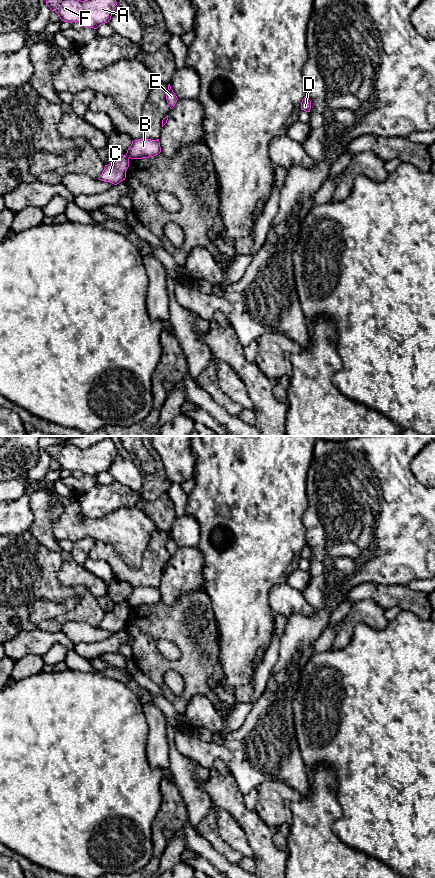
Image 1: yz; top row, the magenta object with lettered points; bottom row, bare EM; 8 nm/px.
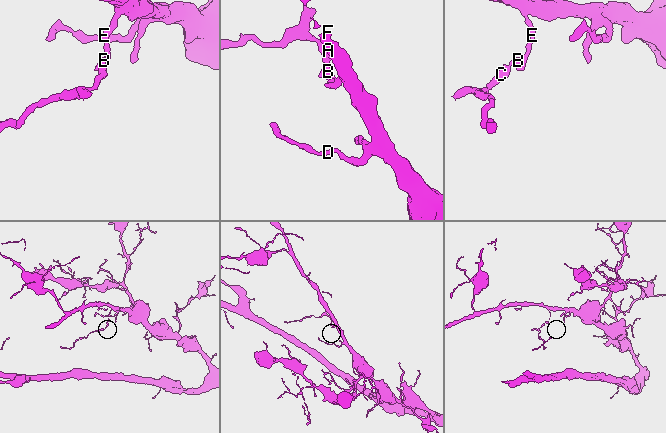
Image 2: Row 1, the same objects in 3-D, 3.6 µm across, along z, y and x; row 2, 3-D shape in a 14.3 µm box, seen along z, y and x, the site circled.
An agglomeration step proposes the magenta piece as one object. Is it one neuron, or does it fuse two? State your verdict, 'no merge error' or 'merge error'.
merge error

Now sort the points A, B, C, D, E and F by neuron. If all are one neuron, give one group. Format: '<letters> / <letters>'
A B D E F / C

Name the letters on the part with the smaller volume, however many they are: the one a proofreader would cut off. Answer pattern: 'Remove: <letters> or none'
Remove: C

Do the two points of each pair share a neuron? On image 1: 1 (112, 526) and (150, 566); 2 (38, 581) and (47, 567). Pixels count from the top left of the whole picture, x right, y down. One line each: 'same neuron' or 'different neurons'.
1: different neurons
2: same neuron

